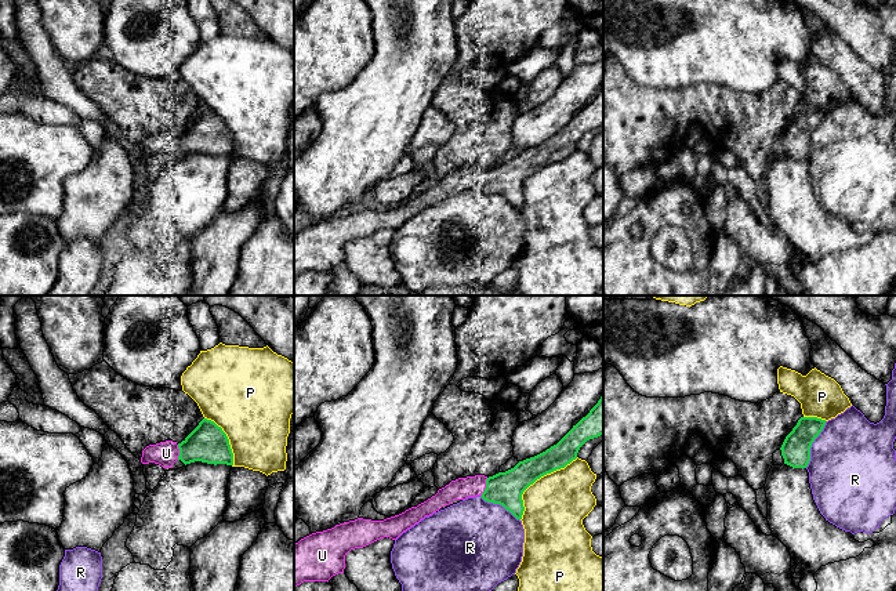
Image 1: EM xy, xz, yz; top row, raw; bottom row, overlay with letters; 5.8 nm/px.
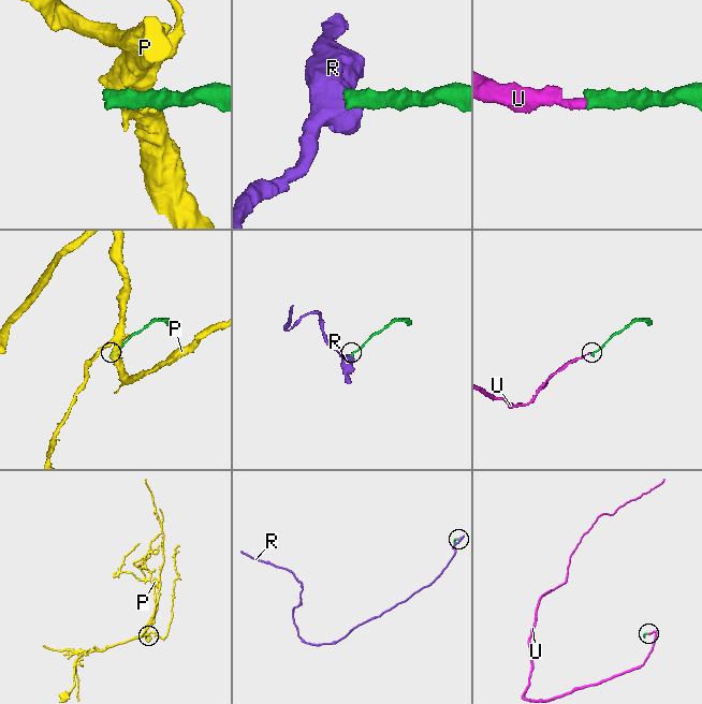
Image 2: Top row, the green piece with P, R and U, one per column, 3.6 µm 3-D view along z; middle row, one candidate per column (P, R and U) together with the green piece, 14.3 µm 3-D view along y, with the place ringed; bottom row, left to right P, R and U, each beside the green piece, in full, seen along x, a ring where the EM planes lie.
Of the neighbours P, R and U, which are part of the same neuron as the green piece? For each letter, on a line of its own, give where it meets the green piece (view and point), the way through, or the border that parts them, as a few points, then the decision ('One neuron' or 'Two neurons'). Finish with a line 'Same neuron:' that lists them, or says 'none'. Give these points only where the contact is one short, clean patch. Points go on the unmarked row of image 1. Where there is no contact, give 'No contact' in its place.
P: Touches green at xz (536, 170). Two neurons
R: Touches green at yz (811, 136). Two neurons
U: Touches green at xz (486, 178). One neuron
Same neuron: U

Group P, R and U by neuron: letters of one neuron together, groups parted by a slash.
P / R / U

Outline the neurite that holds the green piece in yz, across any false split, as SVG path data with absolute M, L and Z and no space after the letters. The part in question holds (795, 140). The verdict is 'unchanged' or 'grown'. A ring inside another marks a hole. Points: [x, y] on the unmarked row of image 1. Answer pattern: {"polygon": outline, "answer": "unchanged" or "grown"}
{"polygon": "M801 108L786 127L780 141L784 155L792 159L806 159L810 152L810 138L826 116L817 108Z", "answer": "unchanged"}

